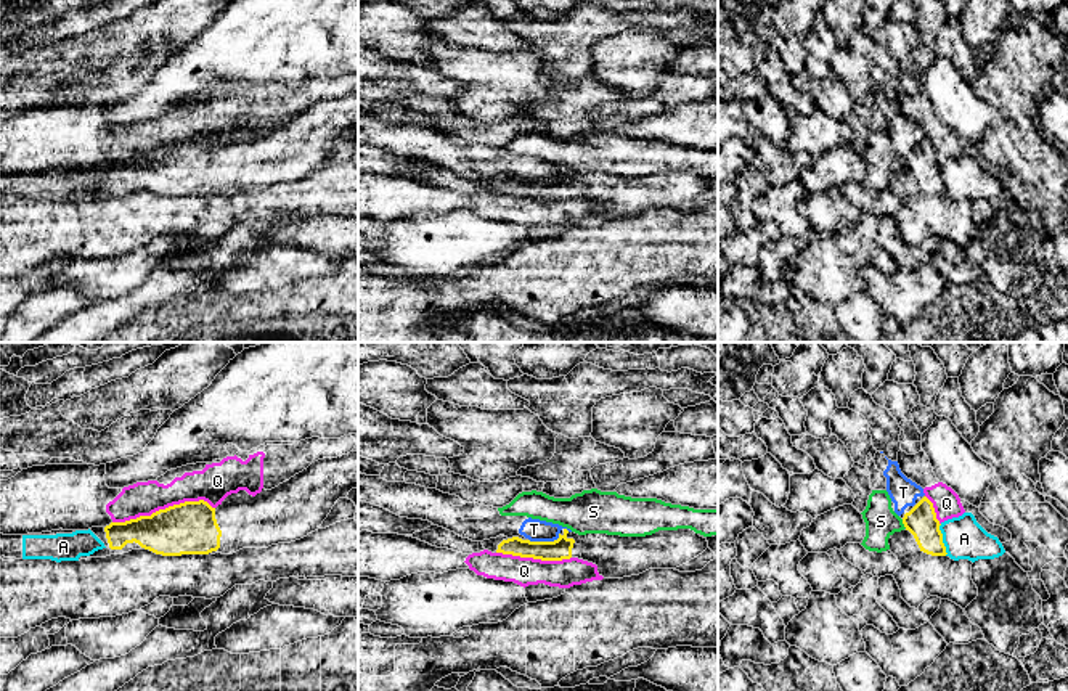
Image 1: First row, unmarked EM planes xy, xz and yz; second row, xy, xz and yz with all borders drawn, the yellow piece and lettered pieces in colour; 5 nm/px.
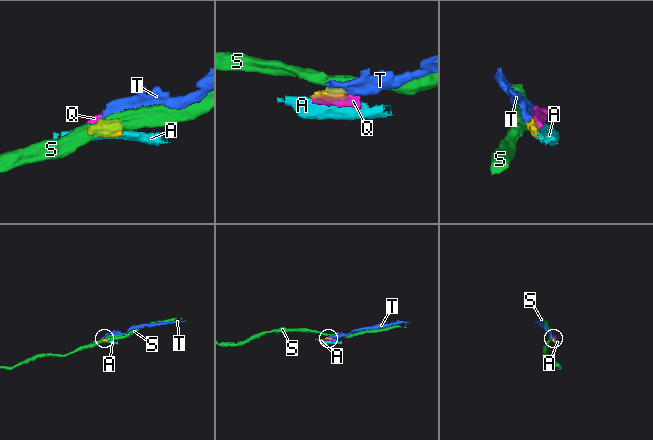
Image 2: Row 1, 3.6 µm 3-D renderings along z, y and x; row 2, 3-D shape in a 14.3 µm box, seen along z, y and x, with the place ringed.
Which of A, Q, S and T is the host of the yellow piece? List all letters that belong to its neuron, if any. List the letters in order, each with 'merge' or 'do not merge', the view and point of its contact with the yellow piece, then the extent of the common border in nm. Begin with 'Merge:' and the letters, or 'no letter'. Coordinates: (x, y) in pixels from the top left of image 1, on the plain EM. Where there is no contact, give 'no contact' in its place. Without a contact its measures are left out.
Merge: no letter
A: do not merge | yz (941, 180) | 160 nm
Q: do not merge | xy (163, 150) | 500 nm
S: do not merge | yz (903, 163) | 50 nm
T: do not merge | xz (545, 182) | 170 nm

